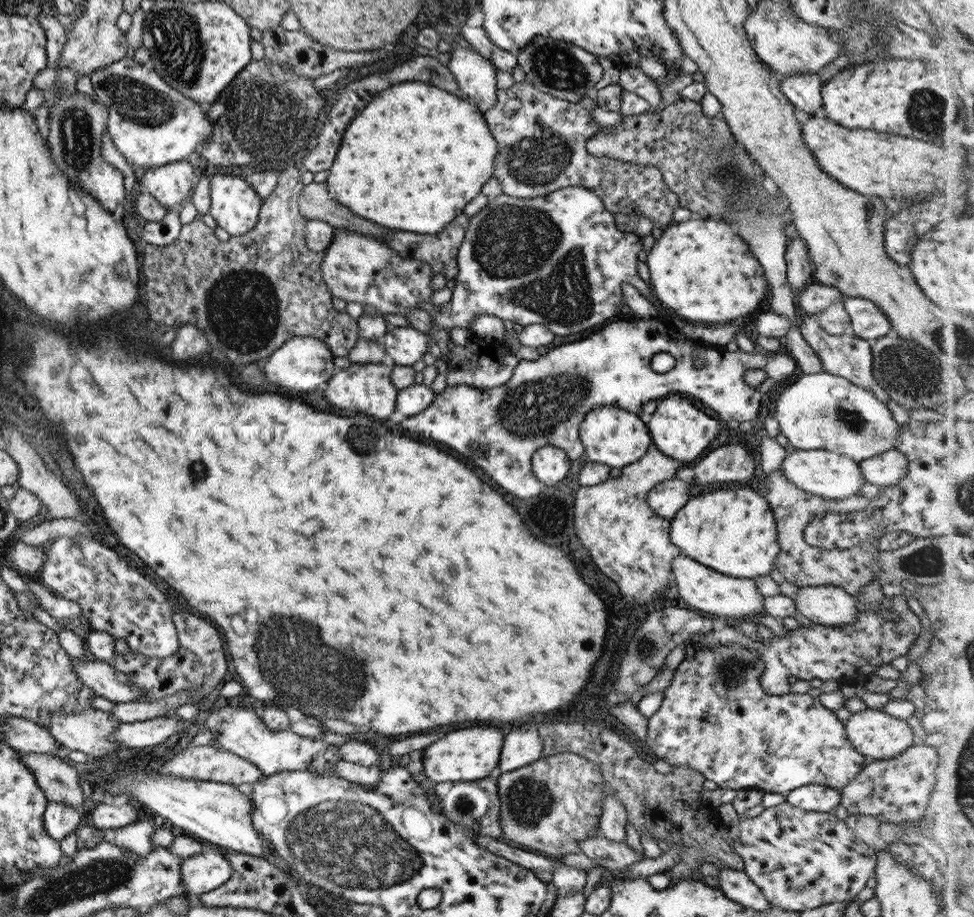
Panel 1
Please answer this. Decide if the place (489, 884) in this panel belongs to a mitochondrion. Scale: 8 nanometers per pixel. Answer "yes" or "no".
no

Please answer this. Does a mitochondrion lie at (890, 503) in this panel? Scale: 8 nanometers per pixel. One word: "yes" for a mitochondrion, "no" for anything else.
no

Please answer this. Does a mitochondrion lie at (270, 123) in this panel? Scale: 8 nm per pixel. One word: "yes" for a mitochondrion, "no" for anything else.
yes

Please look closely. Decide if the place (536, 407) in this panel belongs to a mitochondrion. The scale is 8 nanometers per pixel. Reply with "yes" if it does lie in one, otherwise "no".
yes

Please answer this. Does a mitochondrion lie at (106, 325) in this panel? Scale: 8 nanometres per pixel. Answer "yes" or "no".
no

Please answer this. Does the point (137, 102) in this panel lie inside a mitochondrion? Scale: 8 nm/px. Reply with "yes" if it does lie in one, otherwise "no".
yes

